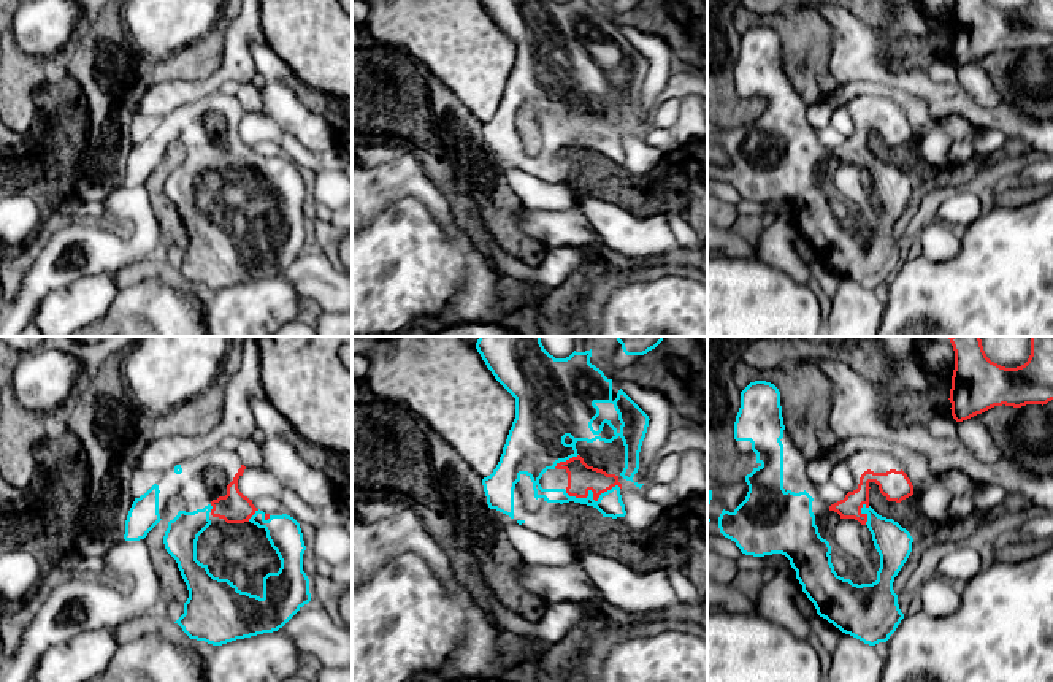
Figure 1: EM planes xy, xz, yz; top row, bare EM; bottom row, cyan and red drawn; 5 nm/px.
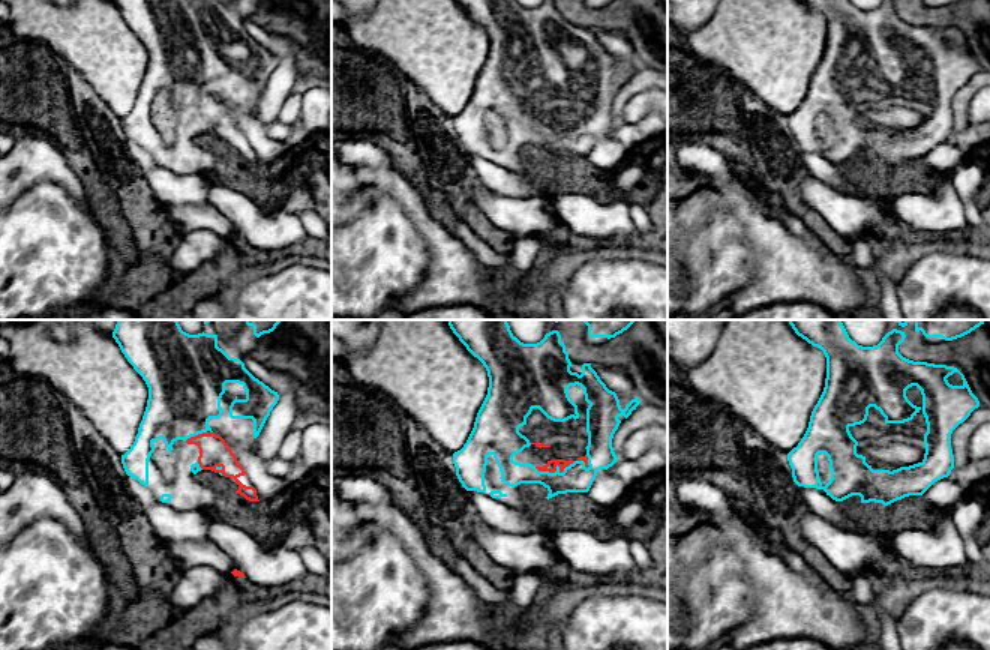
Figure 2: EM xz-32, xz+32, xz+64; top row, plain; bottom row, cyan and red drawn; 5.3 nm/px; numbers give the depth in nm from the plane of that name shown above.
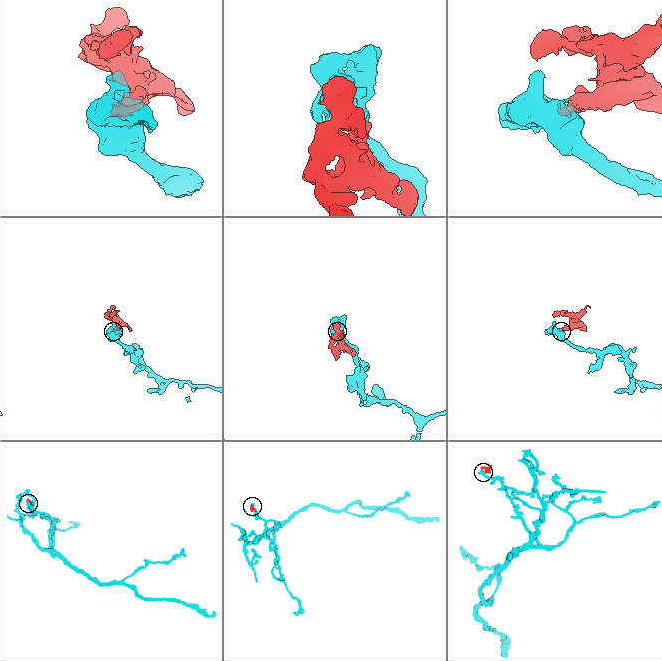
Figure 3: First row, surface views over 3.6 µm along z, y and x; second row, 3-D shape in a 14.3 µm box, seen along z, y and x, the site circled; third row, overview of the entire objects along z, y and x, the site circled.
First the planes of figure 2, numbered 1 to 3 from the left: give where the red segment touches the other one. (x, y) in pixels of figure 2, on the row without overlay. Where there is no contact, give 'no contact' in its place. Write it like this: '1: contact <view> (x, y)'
1: contact xz-32 (194, 99)
2: contact xz+32 (563, 135)
3: no contact

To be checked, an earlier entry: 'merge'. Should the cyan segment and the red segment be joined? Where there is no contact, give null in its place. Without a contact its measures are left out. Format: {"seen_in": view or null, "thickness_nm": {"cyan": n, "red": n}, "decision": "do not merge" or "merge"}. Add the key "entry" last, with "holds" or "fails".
{"seen_in": "xz", "thickness_nm": {"cyan": 130, "red": 140}, "decision": "merge", "entry": "holds"}

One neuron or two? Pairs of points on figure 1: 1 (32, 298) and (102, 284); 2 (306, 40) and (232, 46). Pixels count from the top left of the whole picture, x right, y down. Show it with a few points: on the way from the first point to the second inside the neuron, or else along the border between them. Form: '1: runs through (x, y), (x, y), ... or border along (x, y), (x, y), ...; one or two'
1: border along (76, 279), (51, 289), (40, 302), (32, 319); two
2: border along (260, 18), (260, 30), (265, 40); two

